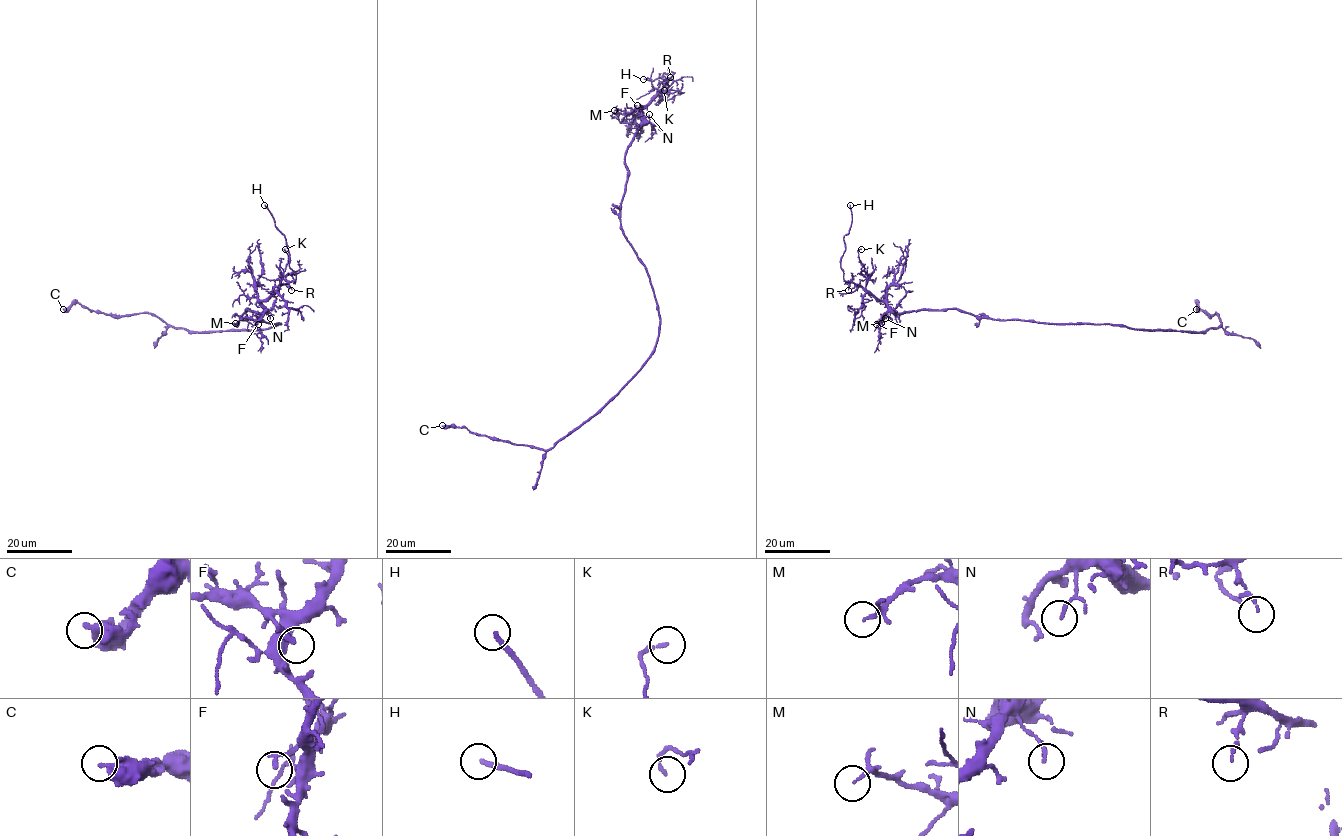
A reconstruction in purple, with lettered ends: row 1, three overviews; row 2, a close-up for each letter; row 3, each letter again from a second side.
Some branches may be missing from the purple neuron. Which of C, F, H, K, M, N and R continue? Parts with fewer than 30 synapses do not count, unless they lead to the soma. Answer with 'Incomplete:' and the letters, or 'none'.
Incomplete: H

